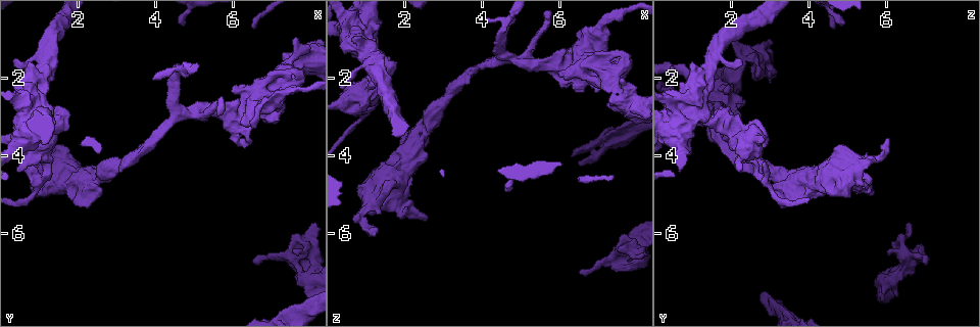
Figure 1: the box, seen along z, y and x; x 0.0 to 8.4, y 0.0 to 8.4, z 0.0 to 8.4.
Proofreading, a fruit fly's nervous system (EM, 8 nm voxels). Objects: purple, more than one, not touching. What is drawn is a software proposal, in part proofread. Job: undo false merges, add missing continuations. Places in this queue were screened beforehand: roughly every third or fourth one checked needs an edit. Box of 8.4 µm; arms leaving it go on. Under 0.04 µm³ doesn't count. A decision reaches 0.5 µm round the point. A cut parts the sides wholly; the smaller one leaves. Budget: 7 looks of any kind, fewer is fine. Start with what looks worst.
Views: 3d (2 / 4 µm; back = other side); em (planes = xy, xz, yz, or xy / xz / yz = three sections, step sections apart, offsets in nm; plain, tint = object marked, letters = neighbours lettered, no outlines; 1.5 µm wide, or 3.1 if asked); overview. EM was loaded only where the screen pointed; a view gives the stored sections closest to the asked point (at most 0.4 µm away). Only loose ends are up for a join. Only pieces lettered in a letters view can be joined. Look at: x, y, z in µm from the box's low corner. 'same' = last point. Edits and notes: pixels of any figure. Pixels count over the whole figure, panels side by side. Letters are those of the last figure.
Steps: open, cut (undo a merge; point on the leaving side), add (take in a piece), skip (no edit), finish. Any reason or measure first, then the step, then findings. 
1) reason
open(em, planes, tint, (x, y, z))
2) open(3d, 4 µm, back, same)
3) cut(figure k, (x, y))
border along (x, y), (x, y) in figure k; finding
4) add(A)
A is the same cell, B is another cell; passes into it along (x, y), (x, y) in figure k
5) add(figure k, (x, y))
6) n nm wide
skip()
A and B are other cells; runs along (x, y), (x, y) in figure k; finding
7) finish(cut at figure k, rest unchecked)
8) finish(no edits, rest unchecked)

thick turns thin
open(3d, 4 µm, (1.40, 3.15, 1.65))

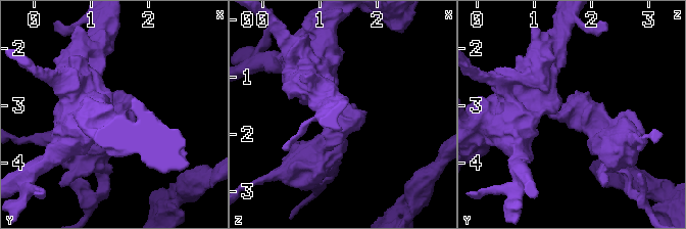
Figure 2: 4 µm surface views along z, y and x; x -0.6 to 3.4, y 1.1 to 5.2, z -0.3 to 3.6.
open(em, yz, step 8, tint, (1.35, 3.10, 1.65))

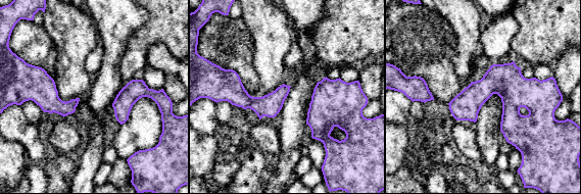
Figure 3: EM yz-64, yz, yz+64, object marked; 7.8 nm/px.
cut it another way
open(em, planes, letters, same)

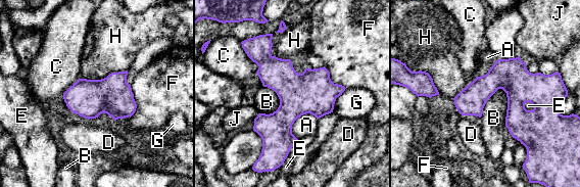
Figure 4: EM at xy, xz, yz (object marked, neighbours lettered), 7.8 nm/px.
skip()
A, B, C, D, E, F, G, H and J are other cells; border along (498, 88), (506, 97), (505, 126) in figure 4; one cell here

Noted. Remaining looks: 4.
free end
open(em, yz, step 8, letters, (1.00, 5.10, 5.00))

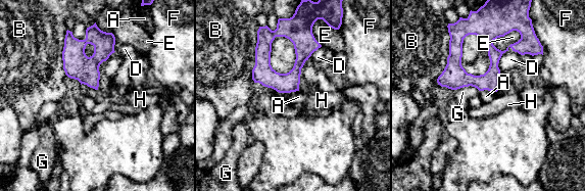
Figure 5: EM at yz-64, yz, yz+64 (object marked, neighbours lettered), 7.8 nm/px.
skip()
A, B, D, E, F, G and H are other cells; border along (480, 90), (495, 92) in figure 5; none of them fits

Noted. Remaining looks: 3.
thick turns thin
open(3d, 4 µm, (7.65, 1.50, 2.65))

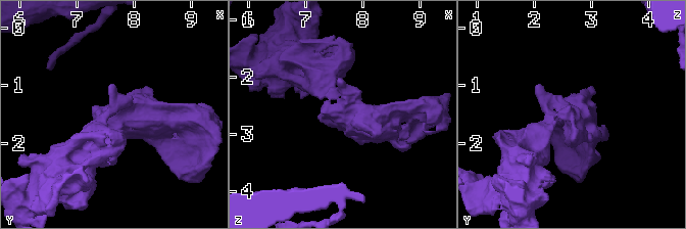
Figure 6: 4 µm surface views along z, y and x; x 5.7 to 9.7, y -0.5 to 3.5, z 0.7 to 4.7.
need the tissue
open(em, planes, letters, (7.60, 1.55, 2.70))

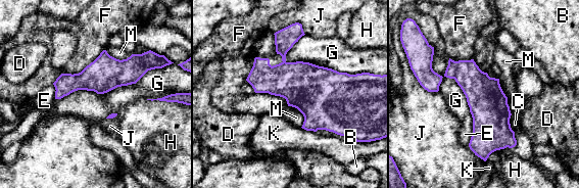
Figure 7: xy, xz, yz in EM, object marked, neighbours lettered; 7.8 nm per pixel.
G touches over 600 nm
skip()
B, C, D, E, F, G, H, J, K and M are other cells; continuous, no second cell

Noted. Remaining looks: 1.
finish(no edits, rest unchecked)

